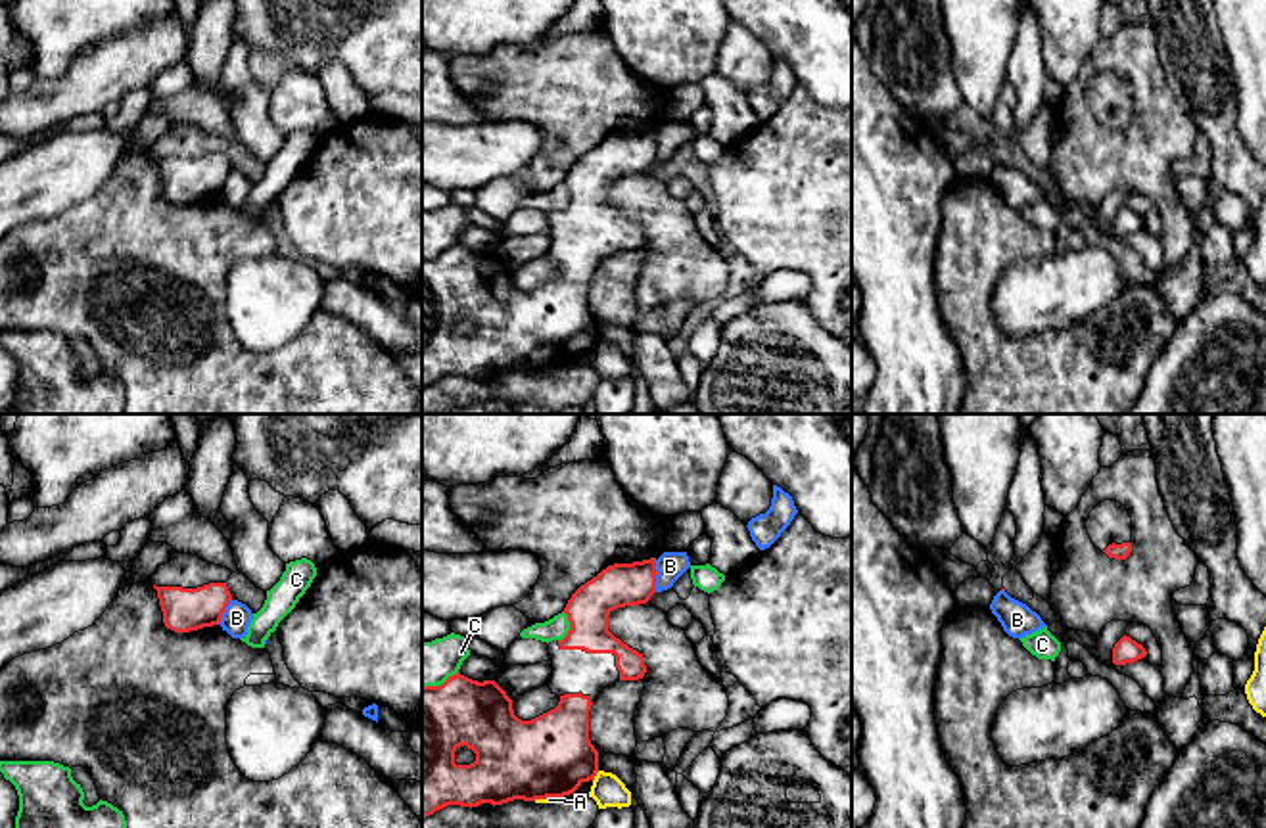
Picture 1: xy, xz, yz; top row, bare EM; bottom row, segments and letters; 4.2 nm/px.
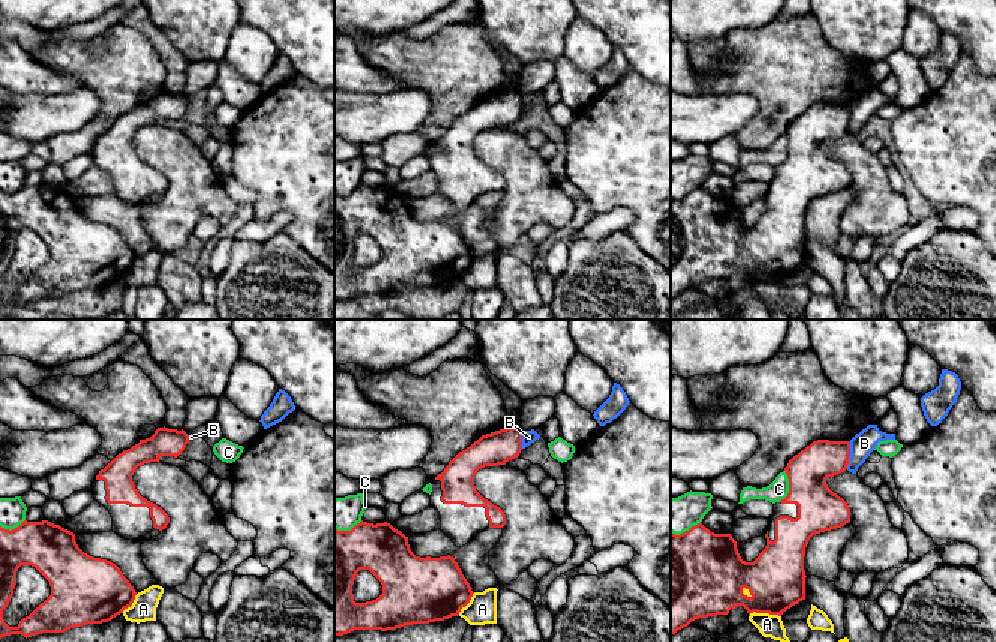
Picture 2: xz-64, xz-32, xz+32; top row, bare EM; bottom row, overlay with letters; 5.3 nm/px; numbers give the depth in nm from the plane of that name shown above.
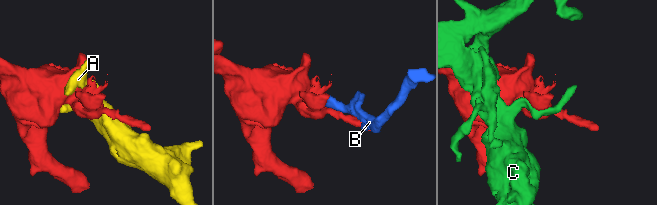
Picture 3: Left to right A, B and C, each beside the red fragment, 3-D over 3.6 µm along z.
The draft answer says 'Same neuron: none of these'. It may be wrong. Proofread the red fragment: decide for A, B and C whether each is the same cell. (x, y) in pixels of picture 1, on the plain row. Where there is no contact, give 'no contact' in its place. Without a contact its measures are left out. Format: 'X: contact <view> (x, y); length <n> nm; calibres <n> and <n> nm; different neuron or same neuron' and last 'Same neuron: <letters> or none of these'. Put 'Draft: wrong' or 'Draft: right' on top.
Draft: right
A: contact xz (595, 345); length 50 nm; calibres 340 and 140 nm; different neuron
B: contact xz (656, 144); length 140 nm; calibres 180 and 120 nm; different neuron
C: contact xz (570, 198); length 130 nm; calibres 180 and 100 nm; different neuron
Same neuron: none of these

